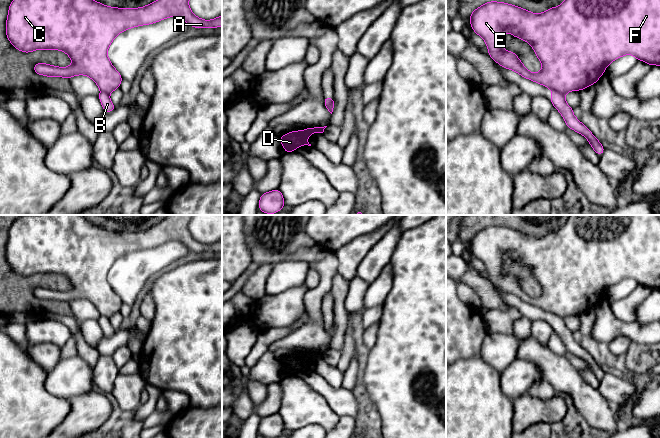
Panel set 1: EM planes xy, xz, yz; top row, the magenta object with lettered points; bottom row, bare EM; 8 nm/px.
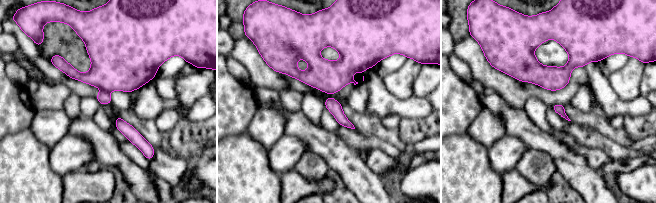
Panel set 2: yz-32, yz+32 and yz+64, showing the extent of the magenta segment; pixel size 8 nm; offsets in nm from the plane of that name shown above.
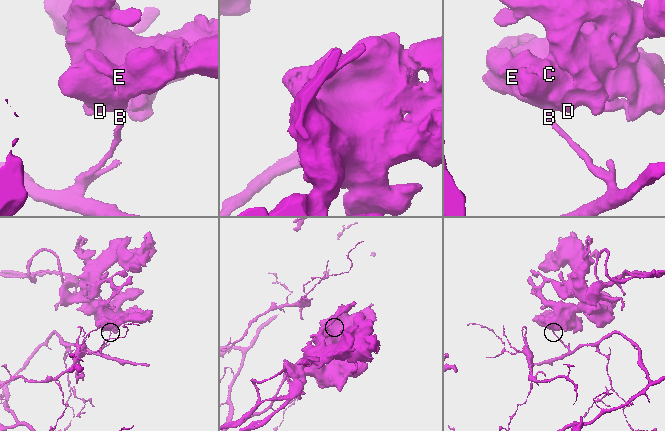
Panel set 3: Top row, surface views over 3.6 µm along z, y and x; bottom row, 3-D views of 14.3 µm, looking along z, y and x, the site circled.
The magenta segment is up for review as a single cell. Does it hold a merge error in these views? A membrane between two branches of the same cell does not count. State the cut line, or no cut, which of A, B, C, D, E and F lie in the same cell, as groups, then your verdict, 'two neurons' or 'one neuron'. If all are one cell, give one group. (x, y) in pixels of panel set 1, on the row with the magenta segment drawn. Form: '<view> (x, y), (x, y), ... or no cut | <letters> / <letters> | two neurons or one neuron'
yz (553, 89), (564, 95) | A C D E F / B | two neurons

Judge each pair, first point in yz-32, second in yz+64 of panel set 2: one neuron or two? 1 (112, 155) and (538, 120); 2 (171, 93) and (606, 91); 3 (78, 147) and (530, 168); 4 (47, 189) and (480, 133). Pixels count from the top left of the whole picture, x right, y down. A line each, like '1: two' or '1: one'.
1: two
2: two
3: two
4: two

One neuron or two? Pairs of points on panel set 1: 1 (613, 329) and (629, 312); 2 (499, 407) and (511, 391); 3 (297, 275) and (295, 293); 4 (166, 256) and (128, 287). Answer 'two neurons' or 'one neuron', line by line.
1: two neurons
2: two neurons
3: two neurons
4: one neuron

